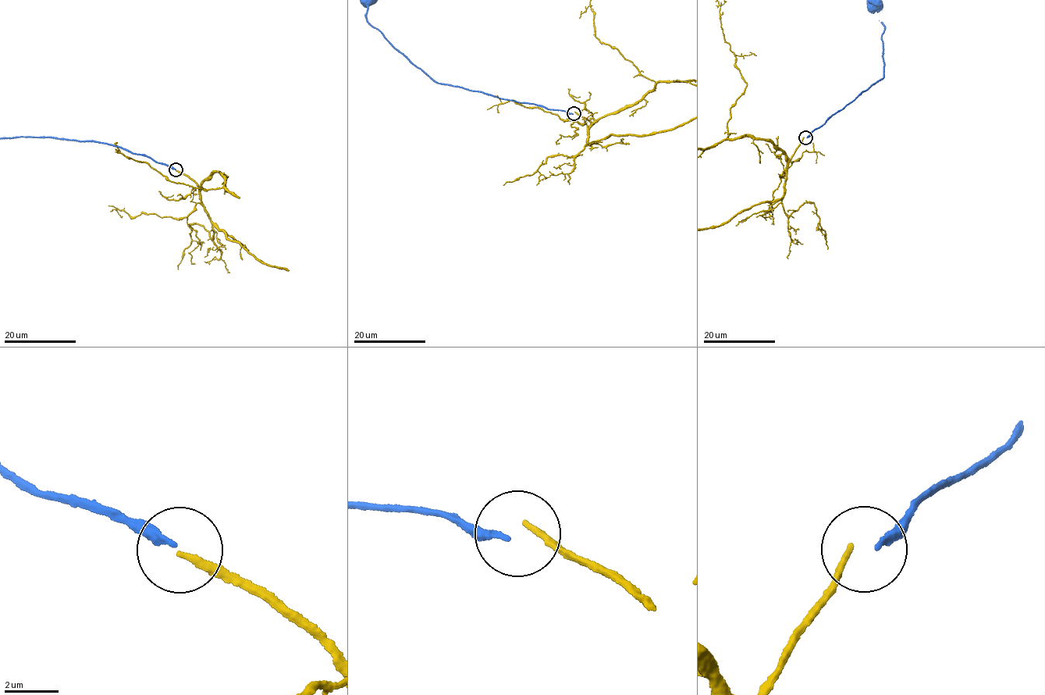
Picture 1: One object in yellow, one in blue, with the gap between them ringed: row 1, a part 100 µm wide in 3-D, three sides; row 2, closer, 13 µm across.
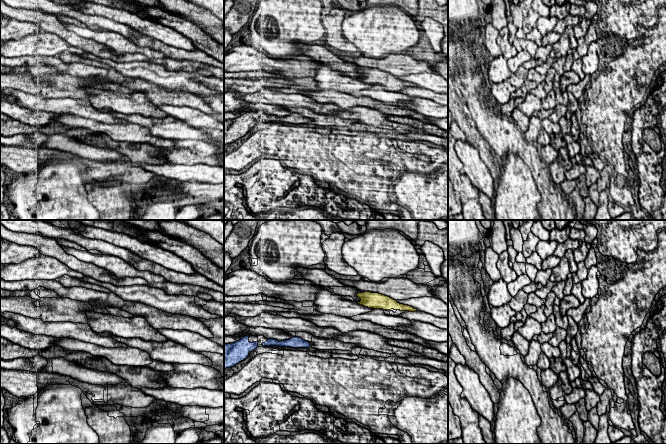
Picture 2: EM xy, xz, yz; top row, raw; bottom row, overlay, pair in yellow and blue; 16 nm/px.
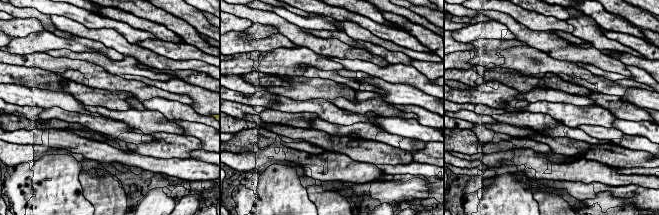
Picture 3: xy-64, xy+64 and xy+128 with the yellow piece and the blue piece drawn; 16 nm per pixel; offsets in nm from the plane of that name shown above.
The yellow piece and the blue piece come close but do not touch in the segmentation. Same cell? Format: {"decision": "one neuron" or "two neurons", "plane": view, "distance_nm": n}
{"decision": "two neurons", "plane": "xz", "distance_nm": 1000}

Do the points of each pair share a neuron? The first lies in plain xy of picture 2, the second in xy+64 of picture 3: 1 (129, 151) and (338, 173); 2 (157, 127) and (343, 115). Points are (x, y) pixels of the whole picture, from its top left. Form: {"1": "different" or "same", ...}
{"1": "different", "2": "different"}

